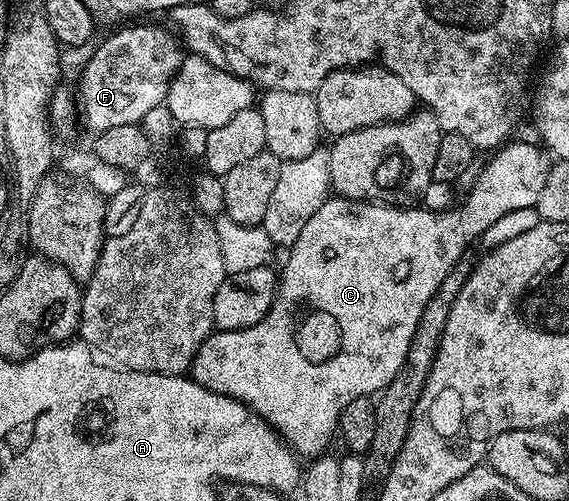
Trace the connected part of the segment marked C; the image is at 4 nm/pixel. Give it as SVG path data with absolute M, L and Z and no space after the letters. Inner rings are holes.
M512 139L499 146L489 157L492 158L481 167L480 174L477 175L476 182L472 185L472 190L464 197L464 202L457 209L444 209L441 213L431 213L428 209L412 209L416 207L397 207L375 201L352 201L349 197L329 196L307 220L306 225L298 234L297 241L287 250L288 258L284 261L284 270L282 268L279 270L276 298L270 311L261 321L254 323L254 327L213 331L205 338L192 354L190 366L192 380L210 391L233 397L244 405L249 405L258 416L266 418L272 424L273 429L292 446L297 454L321 454L325 450L323 447L331 433L337 432L340 416L346 403L350 403L350 399L379 394L400 374L401 369L404 368L406 355L410 351L410 343L416 334L418 319L422 319L422 311L426 303L430 303L442 279L458 265L456 263L467 249L468 244L472 240L475 242L480 239L486 229L496 223L502 215L507 215L510 211L530 208L538 203L538 195L542 195L542 186L546 183L546 175L550 168L549 158L539 144L531 145L519 139Z

